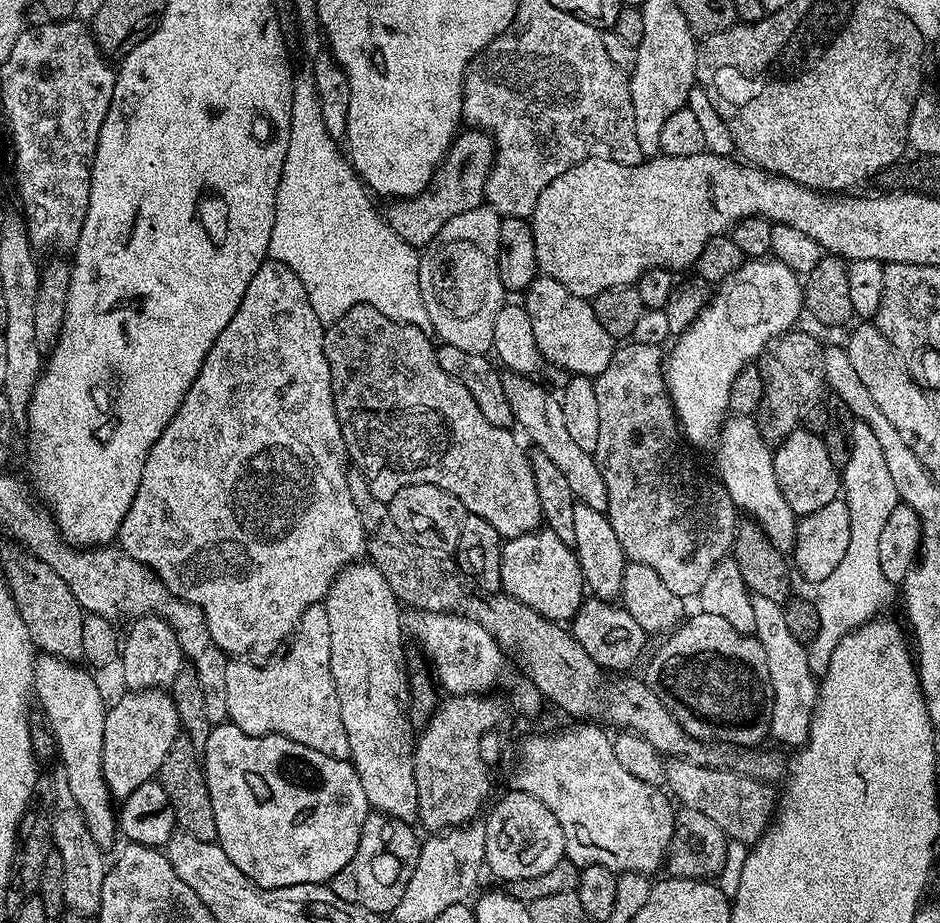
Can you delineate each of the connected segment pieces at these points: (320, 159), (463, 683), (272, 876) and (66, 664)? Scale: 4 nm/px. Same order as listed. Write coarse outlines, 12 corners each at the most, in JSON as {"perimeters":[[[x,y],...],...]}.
{"perimeters":[[[292,77],[268,255],[327,326],[369,304],[432,332],[398,238]],[[412,610],[406,628],[445,693],[484,694],[505,653],[478,622]],[[230,722],[215,843],[260,888],[328,884],[370,815],[348,760]],[[37,655],[34,696],[90,838],[118,812],[102,774],[104,696],[87,667]]]}

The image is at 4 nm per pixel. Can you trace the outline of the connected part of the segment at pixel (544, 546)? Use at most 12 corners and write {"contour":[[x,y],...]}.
{"contour":[[546,526],[503,541],[500,587],[571,621],[586,599],[575,551]]}

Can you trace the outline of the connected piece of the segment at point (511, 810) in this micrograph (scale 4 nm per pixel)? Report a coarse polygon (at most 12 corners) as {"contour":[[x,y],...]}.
{"contour":[[512,790],[488,812],[487,871],[534,878],[565,859],[558,818]]}

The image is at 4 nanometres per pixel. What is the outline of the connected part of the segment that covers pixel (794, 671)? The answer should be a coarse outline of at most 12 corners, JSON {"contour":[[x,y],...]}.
{"contour":[[751,599],[772,683],[771,739],[805,744],[818,699],[783,605]]}

